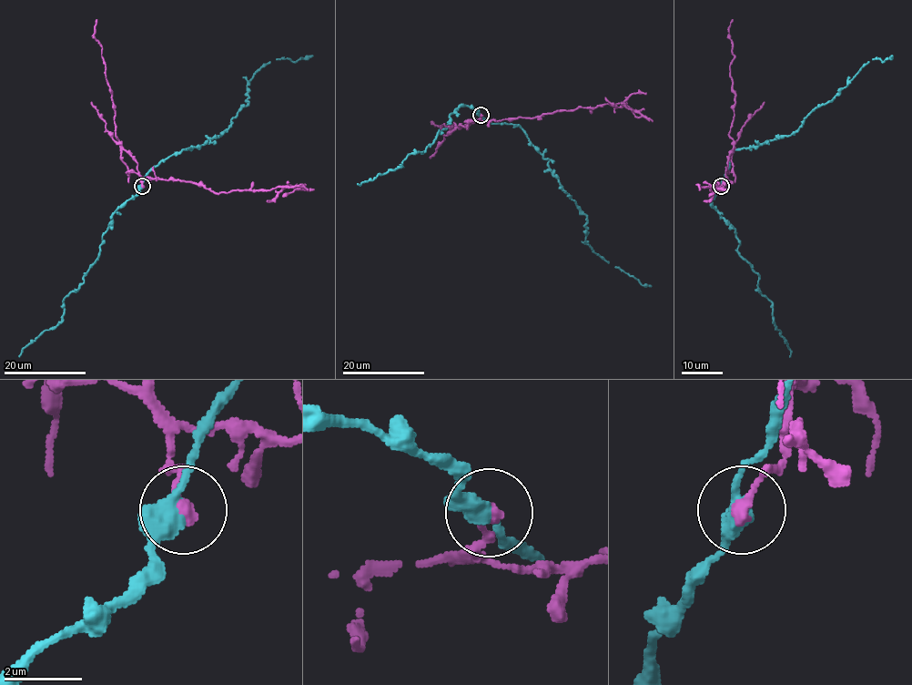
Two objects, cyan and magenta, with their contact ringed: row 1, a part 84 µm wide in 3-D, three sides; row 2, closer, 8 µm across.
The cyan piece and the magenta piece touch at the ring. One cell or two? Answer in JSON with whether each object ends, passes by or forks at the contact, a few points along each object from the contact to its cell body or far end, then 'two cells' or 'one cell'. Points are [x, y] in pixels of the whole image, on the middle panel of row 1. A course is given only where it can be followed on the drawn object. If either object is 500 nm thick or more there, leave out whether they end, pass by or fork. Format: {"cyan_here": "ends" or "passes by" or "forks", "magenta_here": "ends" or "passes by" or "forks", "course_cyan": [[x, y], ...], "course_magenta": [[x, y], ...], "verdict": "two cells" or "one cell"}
{"cyan_here": "passes by", "magenta_here": "ends", "course_cyan": [[481, 115], [491, 123], [520, 127], [549, 160], [549, 169], [587, 217], [586, 242], [643, 284], [652, 286]], "course_magenta": [[481, 115], [481, 120], [533, 118], [556, 111], [622, 103], [653, 121]], "verdict": "two cells"}

